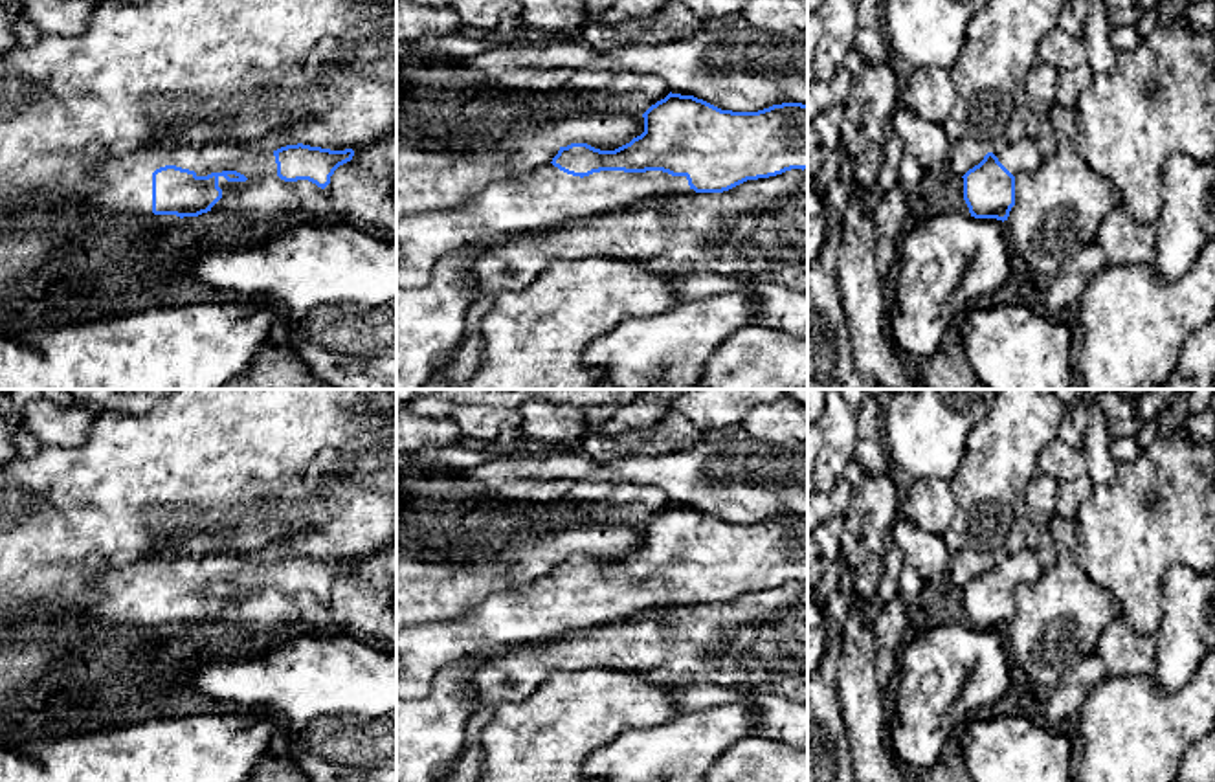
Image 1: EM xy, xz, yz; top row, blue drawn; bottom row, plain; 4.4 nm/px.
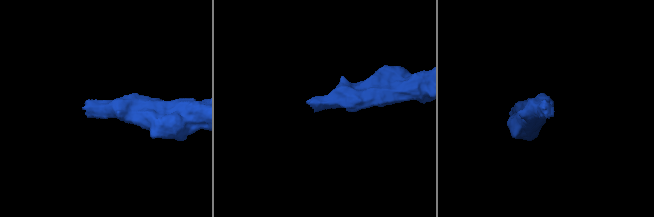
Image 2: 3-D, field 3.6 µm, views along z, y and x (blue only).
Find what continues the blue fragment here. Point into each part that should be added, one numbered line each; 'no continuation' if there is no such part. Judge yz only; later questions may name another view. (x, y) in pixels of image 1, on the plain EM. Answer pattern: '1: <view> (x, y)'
1: yz (1023, 568)

